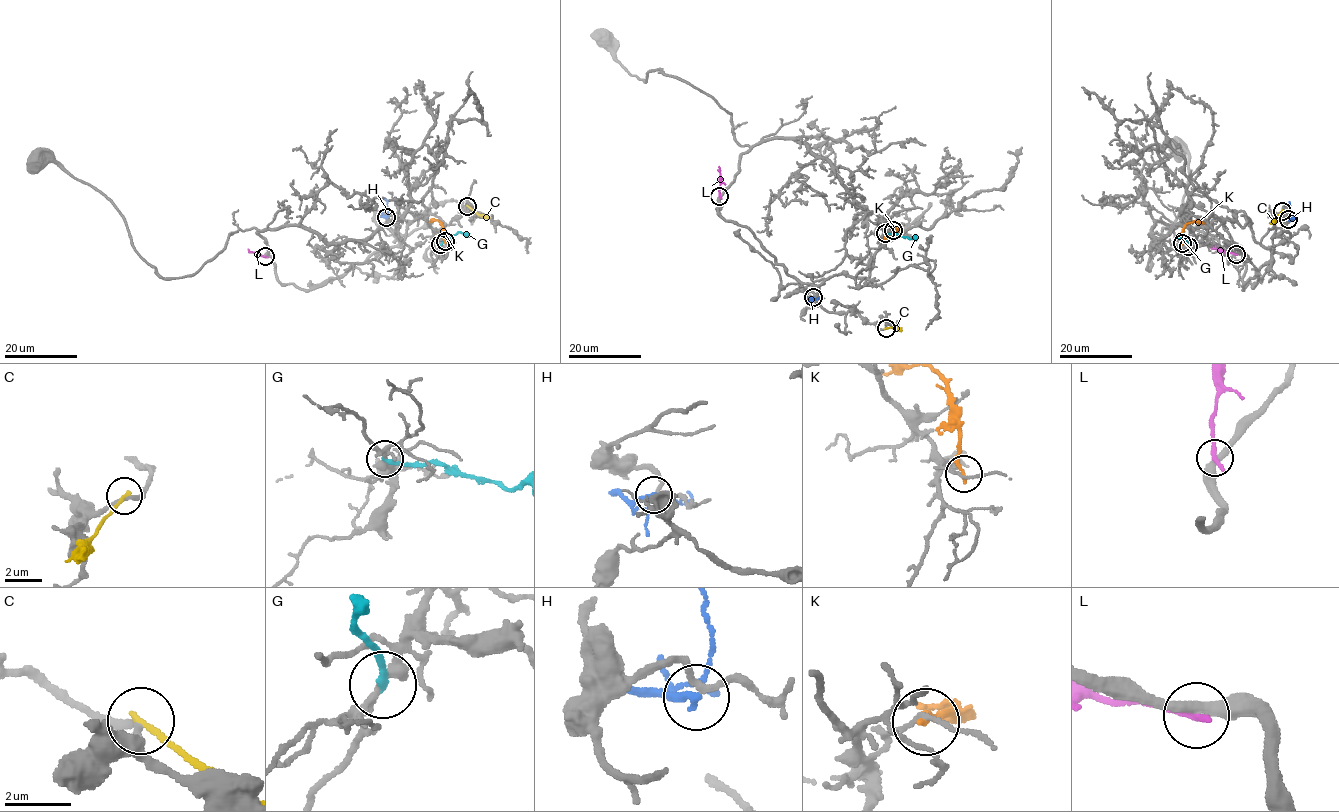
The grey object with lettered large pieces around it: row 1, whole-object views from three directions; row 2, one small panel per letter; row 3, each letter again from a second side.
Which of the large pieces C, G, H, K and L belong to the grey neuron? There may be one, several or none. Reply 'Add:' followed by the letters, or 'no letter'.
Add: no letter

